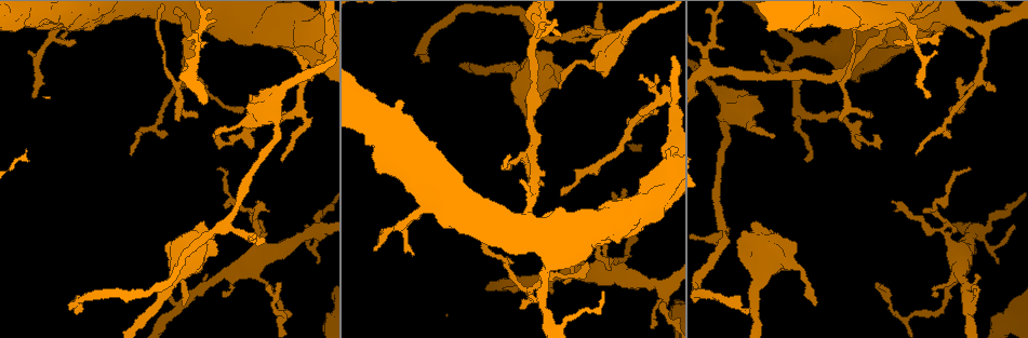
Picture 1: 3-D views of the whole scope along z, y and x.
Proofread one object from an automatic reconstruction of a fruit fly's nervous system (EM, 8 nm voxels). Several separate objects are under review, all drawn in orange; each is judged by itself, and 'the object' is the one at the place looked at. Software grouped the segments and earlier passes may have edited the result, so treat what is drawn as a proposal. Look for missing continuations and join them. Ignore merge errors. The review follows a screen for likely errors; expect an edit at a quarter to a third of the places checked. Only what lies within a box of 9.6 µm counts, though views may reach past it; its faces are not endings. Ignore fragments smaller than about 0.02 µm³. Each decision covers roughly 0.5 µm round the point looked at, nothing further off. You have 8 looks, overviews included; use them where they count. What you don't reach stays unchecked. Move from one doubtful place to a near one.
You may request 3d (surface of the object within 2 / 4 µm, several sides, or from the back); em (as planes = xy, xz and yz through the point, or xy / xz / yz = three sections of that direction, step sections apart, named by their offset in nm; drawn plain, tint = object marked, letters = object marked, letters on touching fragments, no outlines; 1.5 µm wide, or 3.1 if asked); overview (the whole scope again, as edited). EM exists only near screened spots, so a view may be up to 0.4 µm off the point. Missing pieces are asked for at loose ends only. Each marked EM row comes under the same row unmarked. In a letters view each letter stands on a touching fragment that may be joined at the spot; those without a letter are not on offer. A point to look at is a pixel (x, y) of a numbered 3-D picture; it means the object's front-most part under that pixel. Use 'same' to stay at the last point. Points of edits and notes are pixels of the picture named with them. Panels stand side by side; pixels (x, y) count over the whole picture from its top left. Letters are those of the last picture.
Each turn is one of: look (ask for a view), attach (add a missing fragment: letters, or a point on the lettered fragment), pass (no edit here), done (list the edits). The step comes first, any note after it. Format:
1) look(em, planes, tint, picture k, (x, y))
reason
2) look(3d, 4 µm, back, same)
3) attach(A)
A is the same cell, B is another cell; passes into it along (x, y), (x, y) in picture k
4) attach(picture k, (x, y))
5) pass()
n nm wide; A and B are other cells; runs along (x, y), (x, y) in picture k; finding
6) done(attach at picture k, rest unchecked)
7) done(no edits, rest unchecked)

look(3d, 4 µm, picture 1, (317, 61))

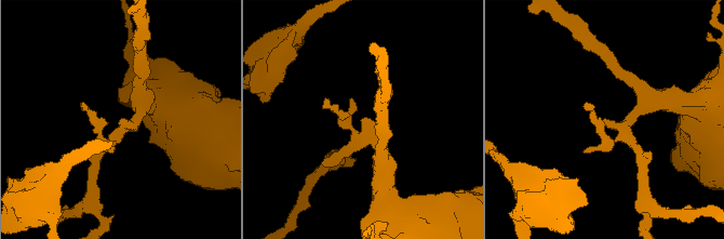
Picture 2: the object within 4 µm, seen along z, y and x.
look(em, xy, step 8, tint, picture 2, (365, 118))
shape alone is not enough

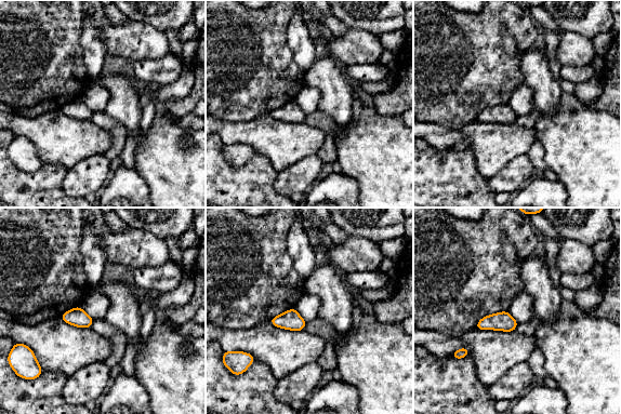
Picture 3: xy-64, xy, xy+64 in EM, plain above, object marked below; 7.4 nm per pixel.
look(em, planes, letters, same)

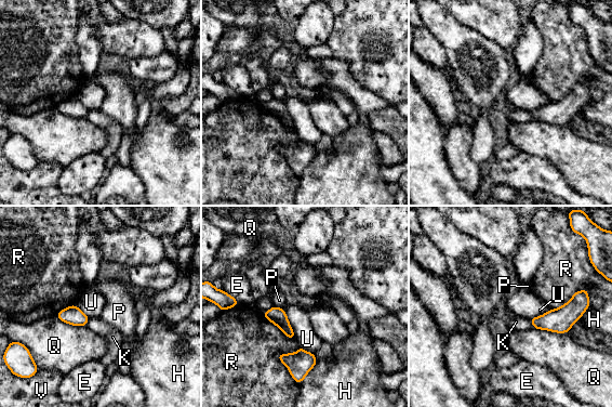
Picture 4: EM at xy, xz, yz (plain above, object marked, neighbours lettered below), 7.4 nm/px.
pass()
Q touches over 300 nm; E, H, K, P, Q, R, U and V are other cells; border along (275, 305), (282, 309) in picture 4; no lettered fragment goes on from it

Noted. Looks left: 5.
look(em, planes, letters, picture 1, (994, 91))
free end

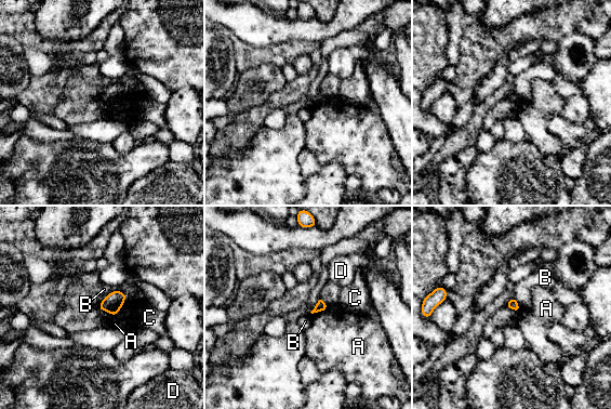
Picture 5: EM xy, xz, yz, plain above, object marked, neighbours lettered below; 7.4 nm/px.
pass()
B touches over 200 nm; A, B, C and D are other cells; no lettered fragment goes on from it

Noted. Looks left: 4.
look(em, planes, letters, picture 1, (422, 61))
branch stops here

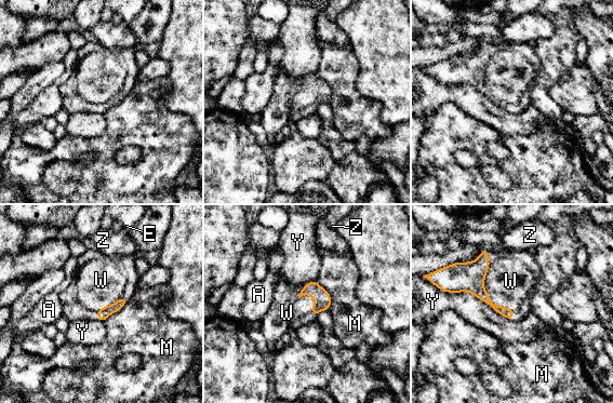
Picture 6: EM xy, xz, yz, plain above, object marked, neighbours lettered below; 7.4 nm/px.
attach(W)
W is the same cell, A, E, M, Y and Z are other cells; it goes on there

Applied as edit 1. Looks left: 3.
done(attach at picture 6, rest unchecked)

